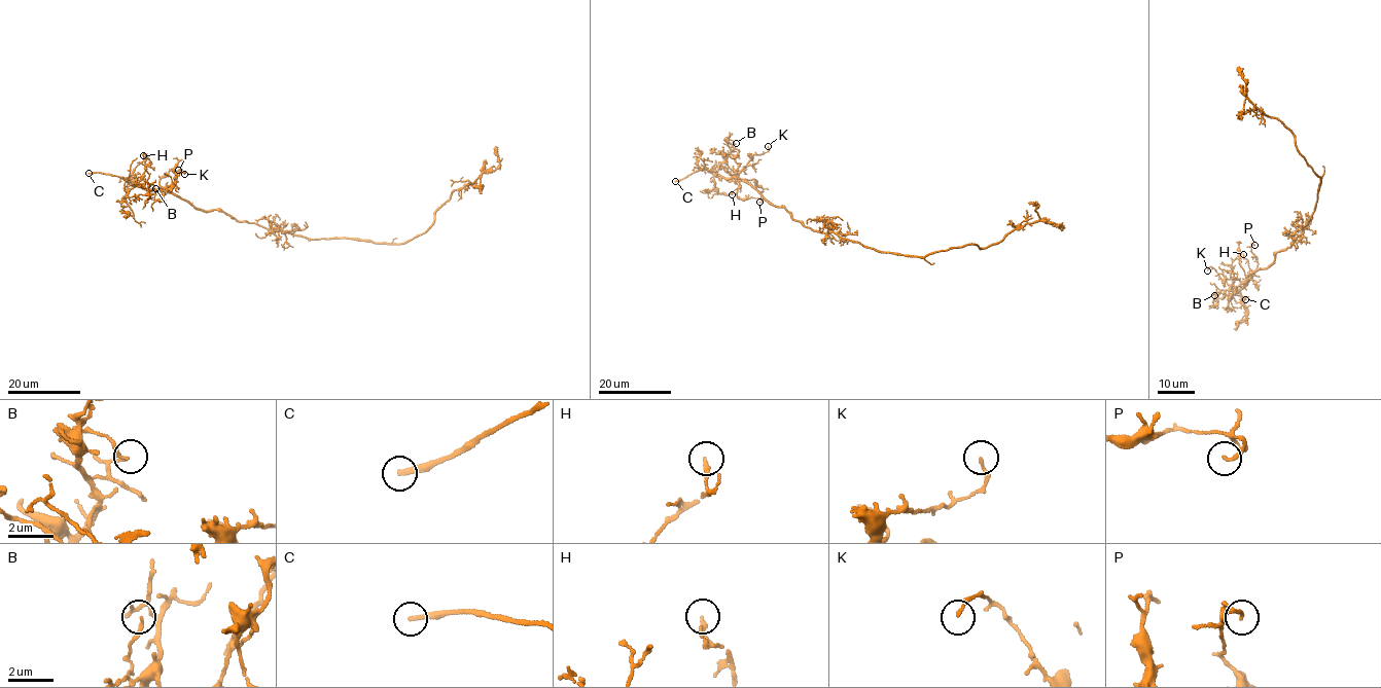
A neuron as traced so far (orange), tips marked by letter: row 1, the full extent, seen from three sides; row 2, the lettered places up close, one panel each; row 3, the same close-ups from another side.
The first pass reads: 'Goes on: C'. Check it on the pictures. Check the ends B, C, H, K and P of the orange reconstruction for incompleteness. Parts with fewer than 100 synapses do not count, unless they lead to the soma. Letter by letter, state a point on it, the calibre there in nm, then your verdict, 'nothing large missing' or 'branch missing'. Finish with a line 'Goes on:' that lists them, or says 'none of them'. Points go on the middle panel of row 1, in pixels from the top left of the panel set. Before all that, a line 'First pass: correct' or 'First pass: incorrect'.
First pass: correct
B: place (736, 143); calibre 140 nm; nothing large missing
C: place (675, 181); calibre 200 nm; branch missing
H: place (732, 194); calibre 190 nm; nothing large missing
K: place (768, 146); calibre 150 nm; nothing large missing
P: place (759, 202); calibre 100 nm; nothing large missing
Goes on: C

